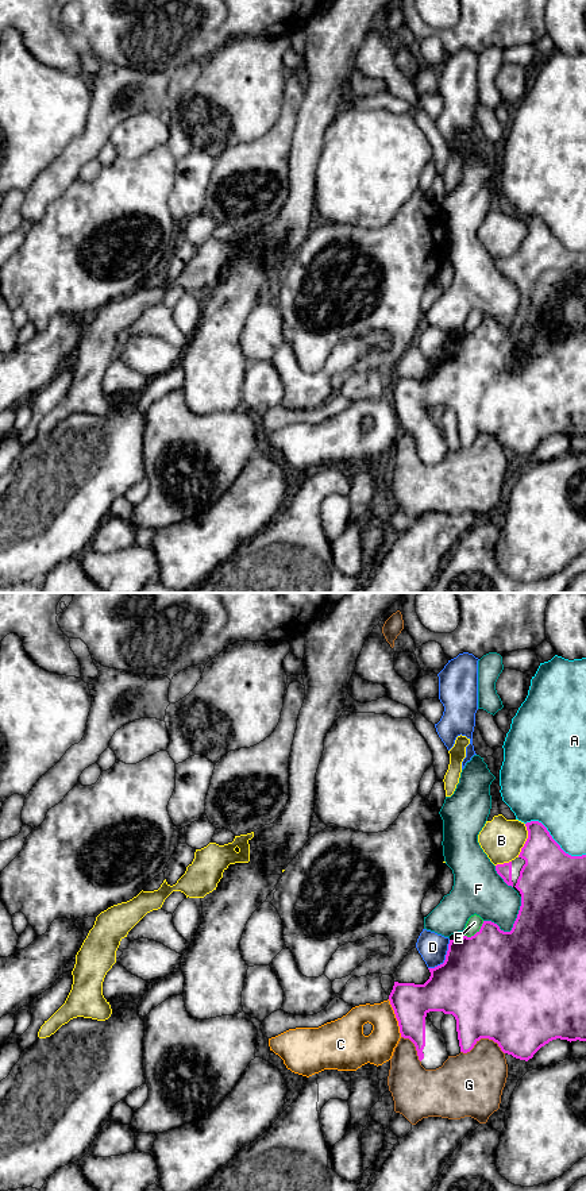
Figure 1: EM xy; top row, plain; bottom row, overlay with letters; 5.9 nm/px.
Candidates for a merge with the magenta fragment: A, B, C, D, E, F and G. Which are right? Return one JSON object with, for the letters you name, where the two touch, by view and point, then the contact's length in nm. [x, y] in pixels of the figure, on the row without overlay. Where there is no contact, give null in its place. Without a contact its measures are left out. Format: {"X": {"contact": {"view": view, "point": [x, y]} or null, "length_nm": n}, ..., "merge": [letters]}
{"C": {"contact": {"view": "xy", "point": [396, 412]}, "length_nm": 240}, "merge": ["C"]}

